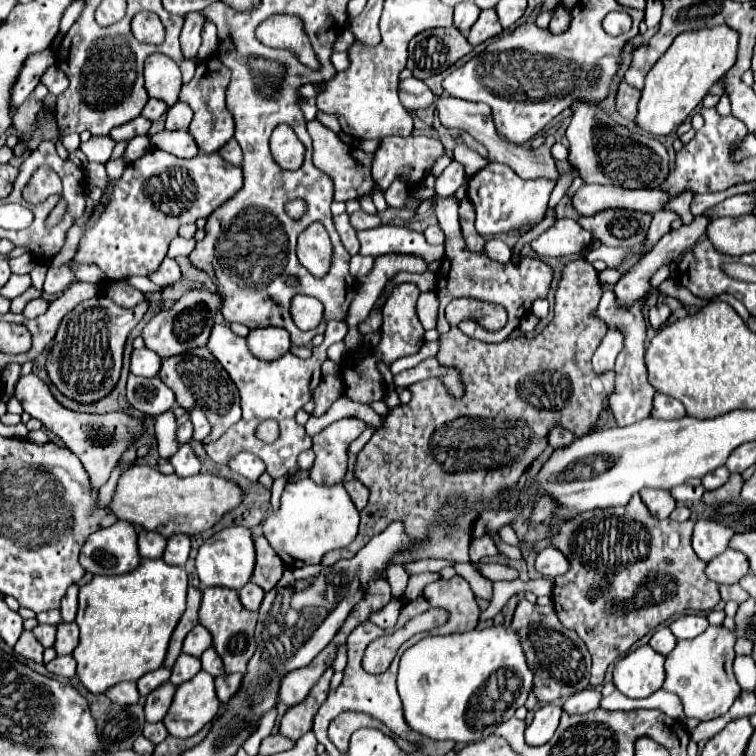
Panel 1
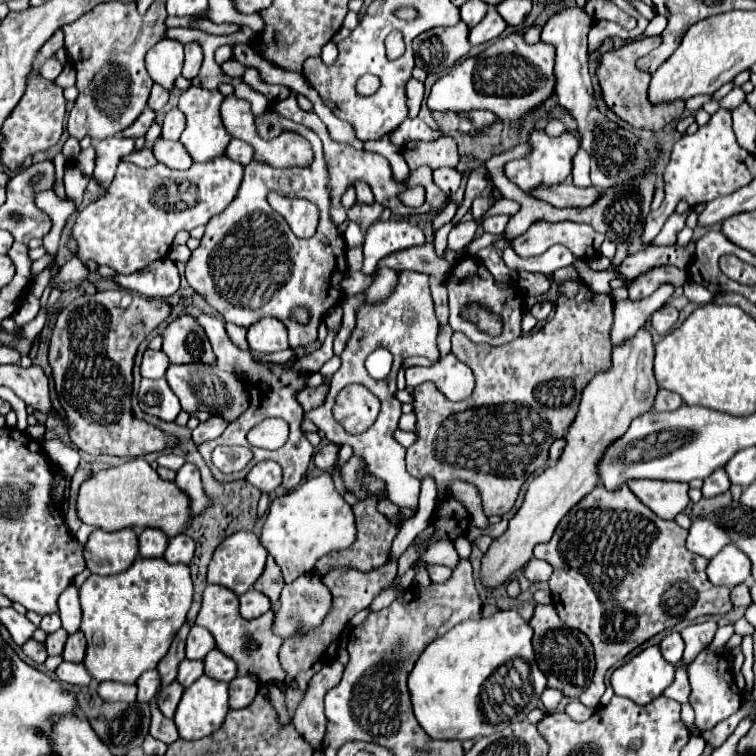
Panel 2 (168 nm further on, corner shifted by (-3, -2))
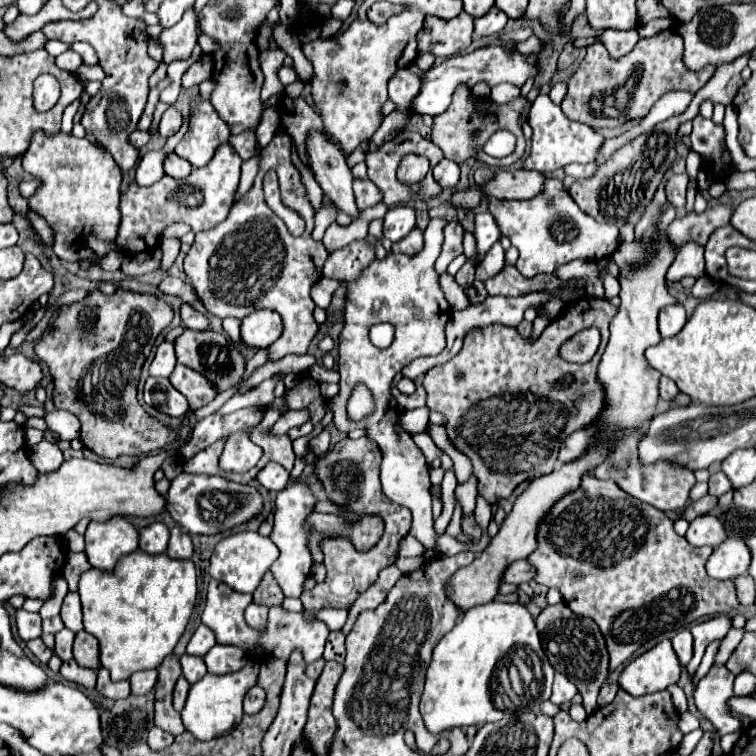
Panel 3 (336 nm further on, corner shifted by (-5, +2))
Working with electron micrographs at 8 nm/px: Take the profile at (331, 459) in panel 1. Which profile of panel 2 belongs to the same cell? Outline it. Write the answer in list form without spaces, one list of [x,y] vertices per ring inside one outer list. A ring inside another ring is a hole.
[[[330,442],[326,448],[322,446],[322,448],[316,452],[316,456],[314,456],[316,468],[318,468],[318,470],[328,470],[328,468],[332,468],[332,466],[334,466],[334,460],[338,458],[338,450],[340,450],[340,444],[334,444],[334,442]]]

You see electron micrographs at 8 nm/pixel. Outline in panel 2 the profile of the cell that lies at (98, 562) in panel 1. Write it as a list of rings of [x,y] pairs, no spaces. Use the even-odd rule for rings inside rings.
[[[94,530],[84,546],[86,568],[92,574],[120,574],[128,570],[138,556],[138,538],[134,530],[118,532]]]

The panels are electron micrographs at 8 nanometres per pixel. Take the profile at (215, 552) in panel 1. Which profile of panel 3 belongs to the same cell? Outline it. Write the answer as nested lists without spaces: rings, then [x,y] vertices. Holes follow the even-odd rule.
[[[238,532],[216,544],[210,558],[210,576],[228,584],[236,592],[254,592],[276,558],[278,548],[270,538],[264,538],[258,532]]]

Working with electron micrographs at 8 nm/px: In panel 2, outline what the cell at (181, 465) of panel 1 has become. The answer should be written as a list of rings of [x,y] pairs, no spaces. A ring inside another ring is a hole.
[[[186,462],[178,472],[176,472],[176,480],[174,480],[180,490],[186,490],[186,494],[192,498],[192,516],[198,516],[206,506],[208,506],[208,498],[202,490],[202,482],[200,482],[200,472],[194,464]]]

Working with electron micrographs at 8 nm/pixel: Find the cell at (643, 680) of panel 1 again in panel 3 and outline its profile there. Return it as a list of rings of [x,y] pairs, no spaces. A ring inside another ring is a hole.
[[[662,640],[652,650],[634,658],[618,676],[618,684],[632,696],[666,690],[680,678],[680,662],[670,640]]]

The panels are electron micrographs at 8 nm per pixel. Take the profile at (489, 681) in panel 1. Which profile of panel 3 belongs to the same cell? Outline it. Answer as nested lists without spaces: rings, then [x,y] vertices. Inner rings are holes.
[[[492,600],[480,606],[468,608],[464,612],[456,626],[436,644],[432,662],[426,670],[426,686],[422,692],[422,702],[420,702],[420,712],[424,718],[424,724],[430,732],[442,732],[444,728],[460,726],[482,726],[486,722],[498,722],[502,718],[516,716],[520,712],[530,712],[538,710],[538,706],[546,700],[550,700],[552,694],[552,678],[554,678],[554,668],[550,666],[542,644],[538,636],[538,628],[534,624],[532,614],[528,612],[526,606],[522,604],[508,604],[500,600]],[[516,666],[518,670],[524,668],[522,674],[522,684],[524,684],[524,698],[520,700],[518,694],[512,690],[510,678],[508,678],[508,668]]]

